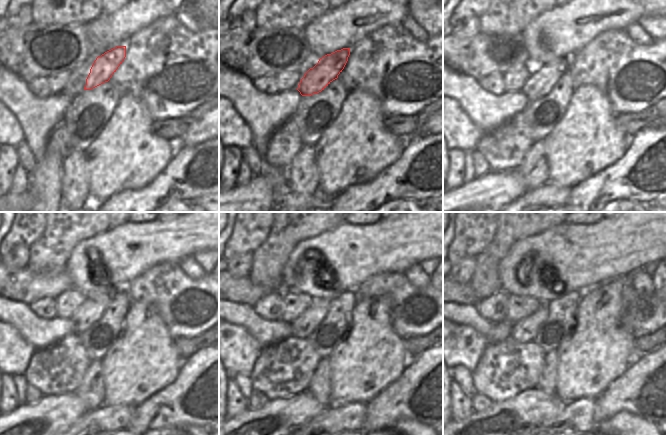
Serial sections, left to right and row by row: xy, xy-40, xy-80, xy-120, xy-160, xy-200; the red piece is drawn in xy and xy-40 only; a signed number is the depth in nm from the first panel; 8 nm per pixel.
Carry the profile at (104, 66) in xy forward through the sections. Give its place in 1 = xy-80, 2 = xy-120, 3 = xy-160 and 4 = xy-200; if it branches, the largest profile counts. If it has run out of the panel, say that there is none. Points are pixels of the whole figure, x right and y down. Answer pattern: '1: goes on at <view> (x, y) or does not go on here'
1: goes on at xy-80 (540, 83)
2: goes on at xy-120 (94, 306)
3: goes on at xy-160 (304, 325)
4: goes on at xy-200 (524, 331)

